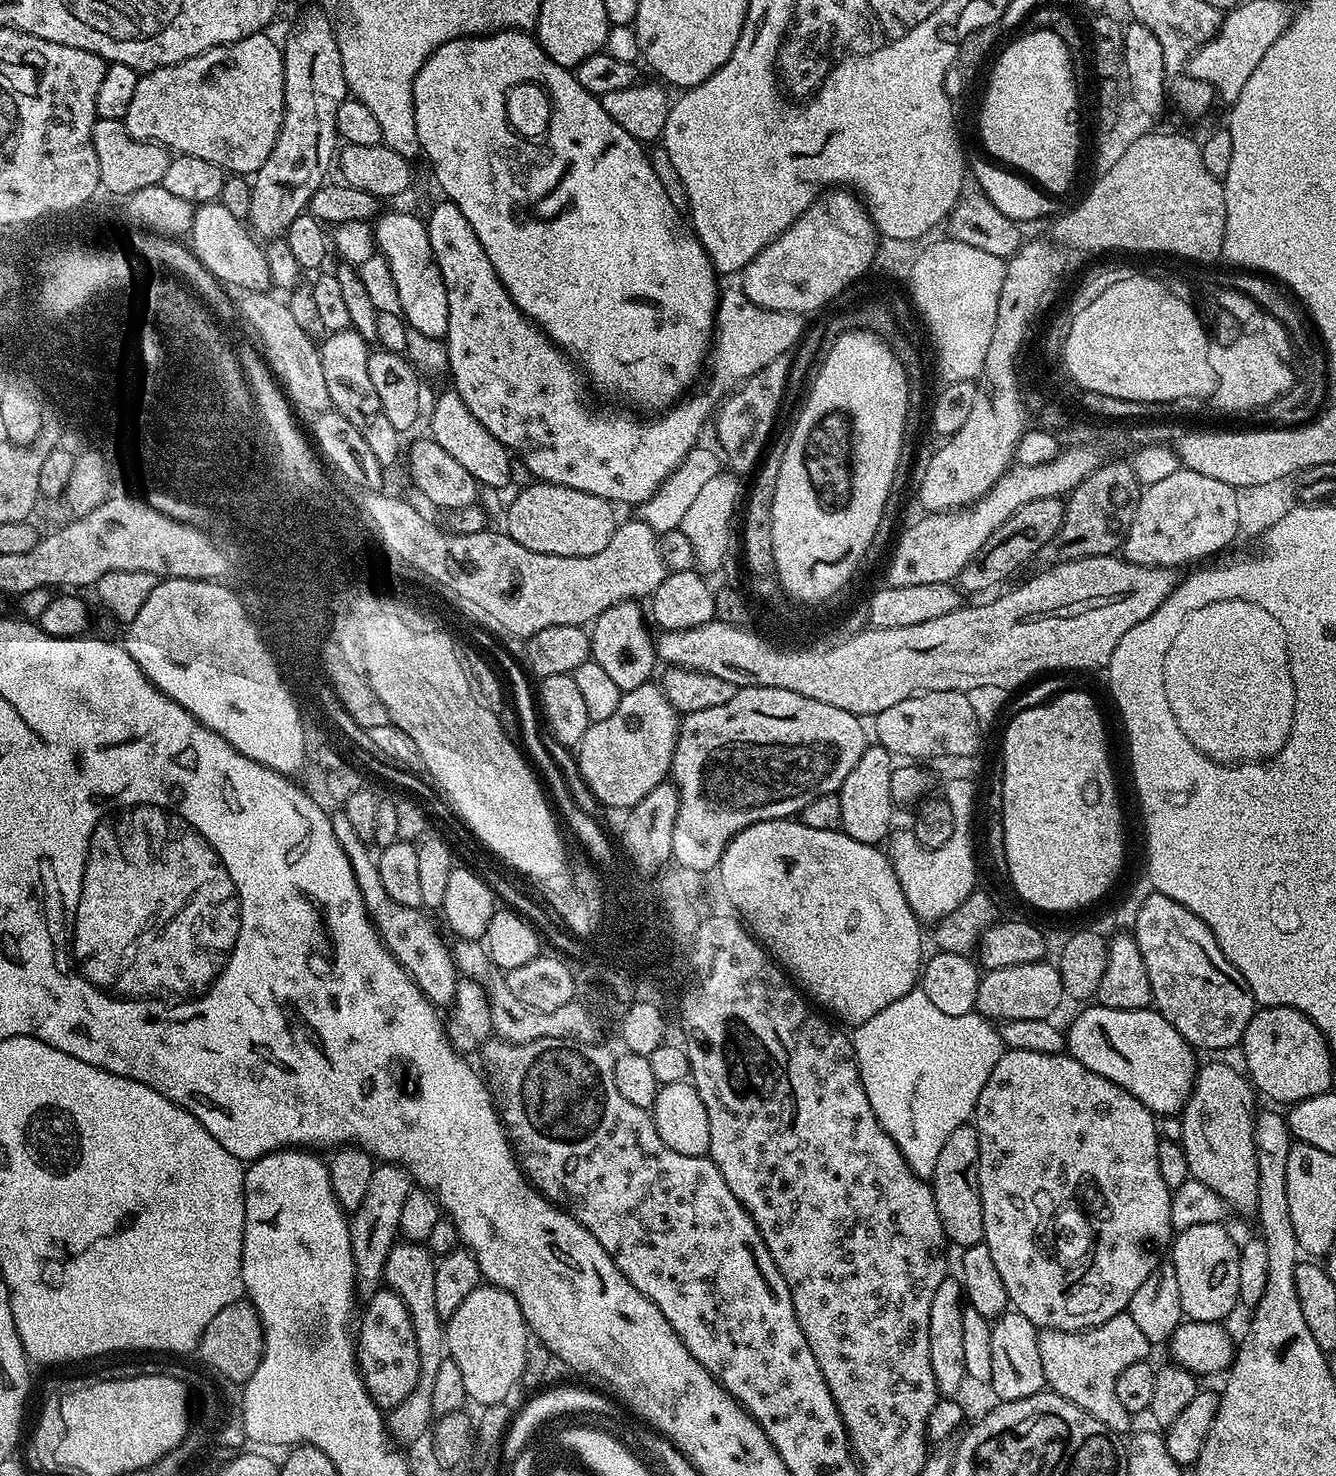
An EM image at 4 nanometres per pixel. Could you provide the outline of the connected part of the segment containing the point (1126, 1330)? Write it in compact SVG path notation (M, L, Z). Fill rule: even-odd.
M1127 1311L1118 1313L1101 1324L1094 1324L1082 1332L1063 1332L1049 1328L1040 1332L1038 1338L1038 1354L1042 1354L1042 1370L1044 1383L1051 1391L1062 1398L1074 1402L1082 1410L1086 1410L1102 1426L1110 1426L1117 1434L1131 1433L1133 1413L1118 1402L1118 1374L1126 1370L1126 1366L1134 1366L1134 1362L1148 1360L1150 1345L1146 1334L1134 1323Z

